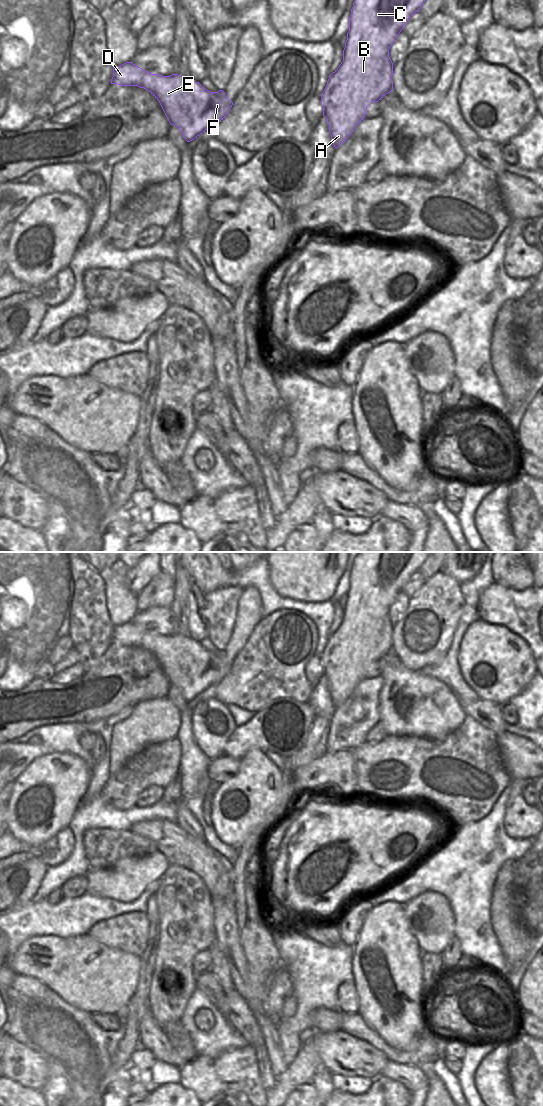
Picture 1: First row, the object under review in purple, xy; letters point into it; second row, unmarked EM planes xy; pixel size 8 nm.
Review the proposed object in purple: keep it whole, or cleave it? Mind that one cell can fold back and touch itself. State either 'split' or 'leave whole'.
leave whole

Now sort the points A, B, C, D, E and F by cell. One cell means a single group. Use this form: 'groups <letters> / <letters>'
groups A B C D E F

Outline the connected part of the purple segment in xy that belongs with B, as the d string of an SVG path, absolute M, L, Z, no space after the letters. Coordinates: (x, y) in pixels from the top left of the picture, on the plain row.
M359 552L355 557L349 577L349 591L343 610L343 621L329 636L321 655L323 676L327 679L331 701L335 708L341 706L355 687L365 678L367 667L378 662L393 650L393 623L389 609L405 583L416 573L431 552Z

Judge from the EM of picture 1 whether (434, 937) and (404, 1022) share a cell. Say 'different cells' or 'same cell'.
different cells

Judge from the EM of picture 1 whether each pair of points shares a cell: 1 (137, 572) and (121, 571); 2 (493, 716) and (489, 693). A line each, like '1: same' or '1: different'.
1: different
2: different

